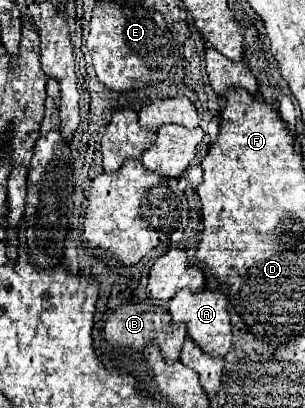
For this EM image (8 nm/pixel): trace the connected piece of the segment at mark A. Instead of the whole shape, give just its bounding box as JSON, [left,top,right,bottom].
[169,288,233,356]

